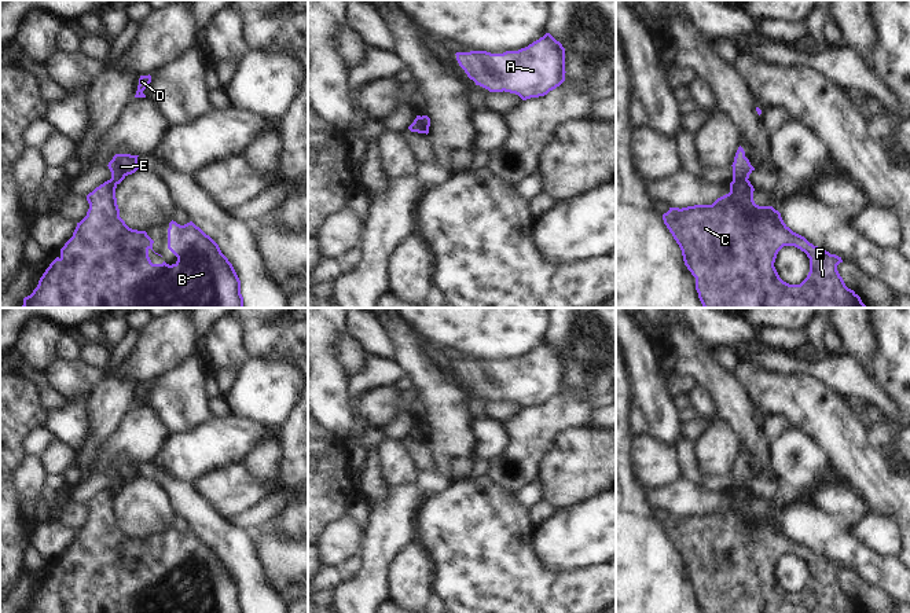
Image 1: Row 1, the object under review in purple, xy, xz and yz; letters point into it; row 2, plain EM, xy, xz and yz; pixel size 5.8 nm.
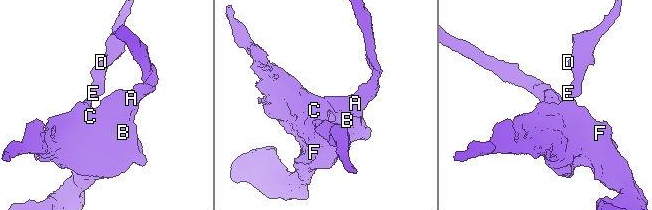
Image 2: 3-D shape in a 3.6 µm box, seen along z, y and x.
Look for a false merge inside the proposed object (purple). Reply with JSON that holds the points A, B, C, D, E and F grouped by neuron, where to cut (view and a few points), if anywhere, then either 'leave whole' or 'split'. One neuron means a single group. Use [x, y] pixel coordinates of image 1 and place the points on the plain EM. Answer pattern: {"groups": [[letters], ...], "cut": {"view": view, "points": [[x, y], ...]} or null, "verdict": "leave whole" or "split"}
{"groups": [["A", "B", "C", "F"], ["D", "E"]], "cut": {"view": "xz", "points": [[419, 425], [424, 440]]}, "verdict": "split"}

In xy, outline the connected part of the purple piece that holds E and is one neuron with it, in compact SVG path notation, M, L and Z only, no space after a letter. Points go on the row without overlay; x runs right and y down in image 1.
M115 462L109 470L109 477L111 480L111 488L115 492L120 492L128 482L135 481L139 476L137 473L139 463L131 462Z

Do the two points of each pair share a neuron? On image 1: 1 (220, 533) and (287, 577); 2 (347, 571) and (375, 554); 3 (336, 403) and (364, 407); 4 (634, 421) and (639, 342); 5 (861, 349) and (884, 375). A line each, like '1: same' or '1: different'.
1: different
2: different
3: different
4: different
5: different

